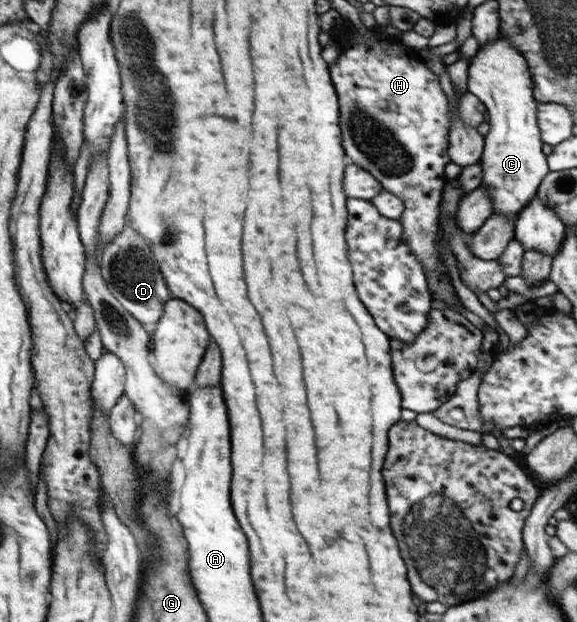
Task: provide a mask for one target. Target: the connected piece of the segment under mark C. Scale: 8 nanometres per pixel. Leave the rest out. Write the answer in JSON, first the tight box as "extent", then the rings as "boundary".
{"extent":[468,33,550,224],"boundary":[[[498,33],[496,40],[482,46],[470,61],[468,68],[468,92],[478,97],[487,107],[490,129],[485,135],[484,154],[481,158],[482,181],[493,207],[493,213],[501,213],[514,224],[517,215],[526,207],[537,191],[543,177],[550,173],[547,156],[537,124],[537,105],[534,99],[534,82],[526,58],[510,44],[510,40]]]}

